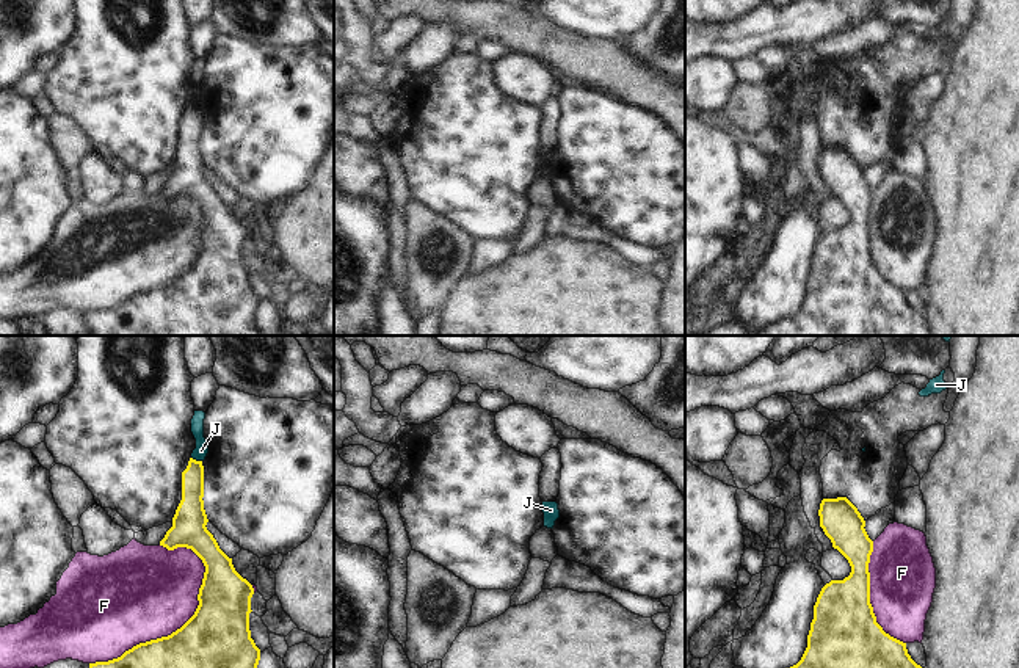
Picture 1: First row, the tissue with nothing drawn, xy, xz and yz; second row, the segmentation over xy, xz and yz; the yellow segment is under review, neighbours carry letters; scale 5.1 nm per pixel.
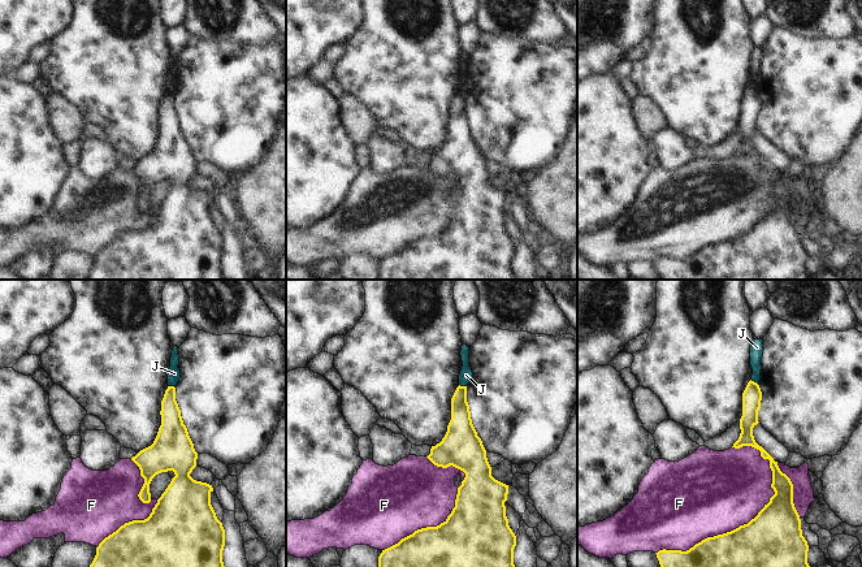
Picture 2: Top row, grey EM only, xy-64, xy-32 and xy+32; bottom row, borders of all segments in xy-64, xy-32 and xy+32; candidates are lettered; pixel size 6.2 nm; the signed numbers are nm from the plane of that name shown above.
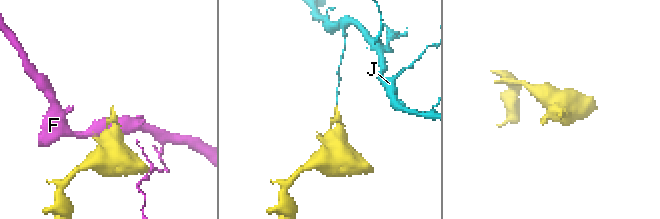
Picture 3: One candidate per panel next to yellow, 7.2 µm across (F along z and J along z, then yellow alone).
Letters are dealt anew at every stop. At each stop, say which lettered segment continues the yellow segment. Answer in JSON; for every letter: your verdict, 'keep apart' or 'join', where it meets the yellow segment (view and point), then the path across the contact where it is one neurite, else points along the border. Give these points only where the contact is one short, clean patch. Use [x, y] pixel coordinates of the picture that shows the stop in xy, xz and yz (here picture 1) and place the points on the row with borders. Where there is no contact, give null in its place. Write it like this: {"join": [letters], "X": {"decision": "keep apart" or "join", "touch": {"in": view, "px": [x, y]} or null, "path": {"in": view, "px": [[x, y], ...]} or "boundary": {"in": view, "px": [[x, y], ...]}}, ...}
{"join": [], "F": {"decision": "keep apart", "touch": {"in": "xy", "px": [176, 631]}}, "J": {"decision": "keep apart", "touch": {"in": "xy", "px": [195, 460]}, "boundary": {"in": "xy", "px": [[192, 457], [201, 461]]}}}

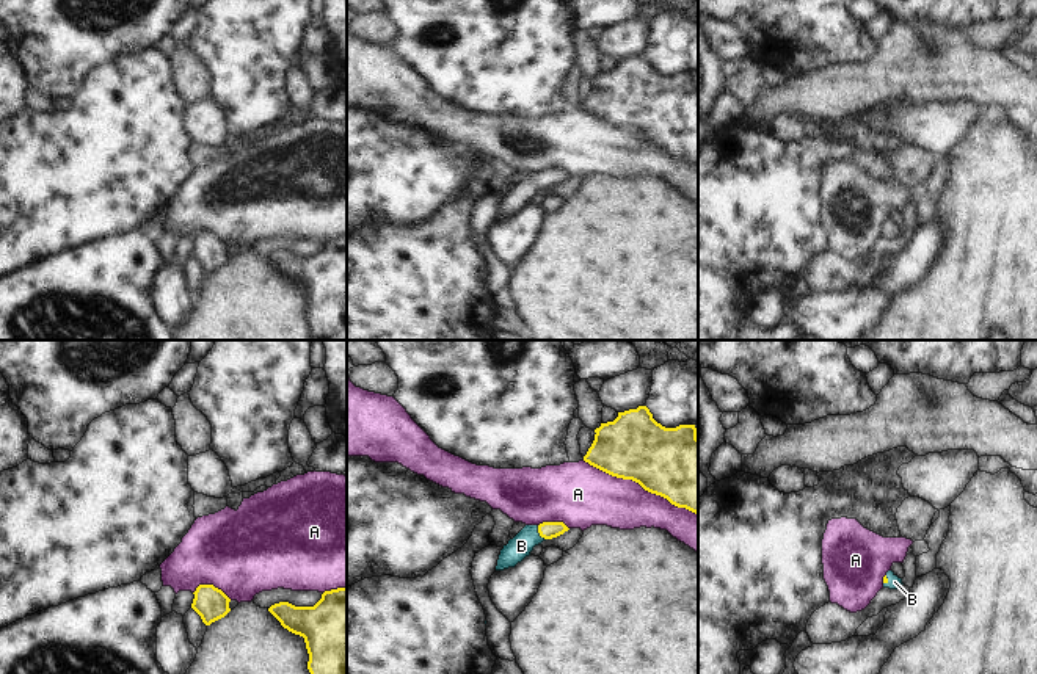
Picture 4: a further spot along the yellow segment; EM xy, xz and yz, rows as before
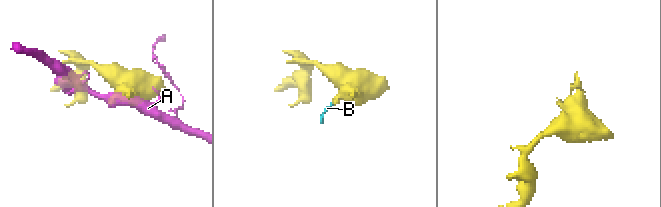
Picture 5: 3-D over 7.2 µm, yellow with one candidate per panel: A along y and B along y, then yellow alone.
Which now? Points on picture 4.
{"join": ["B"], "A": {"decision": "keep apart", "touch": {"in": "xz", "px": [640, 485]}}, "B": {"decision": "join", "touch": {"in": "xz", "px": [538, 532]}, "path": {"in": "xz", "px": [[548, 530], [538, 532], [521, 546]]}}}

